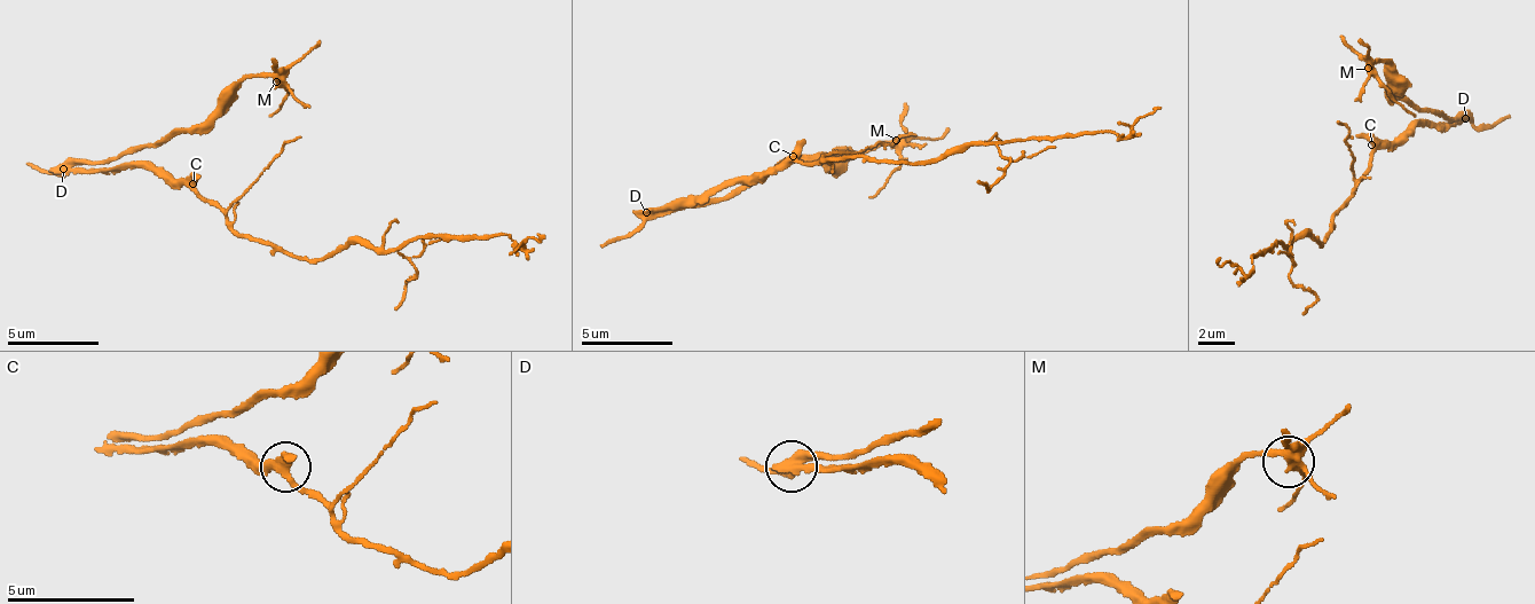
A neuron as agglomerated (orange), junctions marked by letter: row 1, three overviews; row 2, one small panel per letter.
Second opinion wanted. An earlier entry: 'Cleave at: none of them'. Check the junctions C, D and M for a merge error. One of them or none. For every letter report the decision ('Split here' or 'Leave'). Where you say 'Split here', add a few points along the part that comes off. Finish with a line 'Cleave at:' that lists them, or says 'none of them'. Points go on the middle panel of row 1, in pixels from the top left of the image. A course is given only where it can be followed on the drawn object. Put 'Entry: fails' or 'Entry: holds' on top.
Entry: holds
C: Leave
D: Leave
M: Leave
Cleave at: none of them

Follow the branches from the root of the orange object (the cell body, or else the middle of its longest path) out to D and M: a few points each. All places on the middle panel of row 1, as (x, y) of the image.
D: (803, 163), (795, 161), (761, 172), (753, 172), (726, 186), (717, 185), (684, 199), (670, 199), (647, 212)
M: (803, 163), (753, 172), (717, 185), (703, 198), (729, 199), (789, 162), (868, 153), (896, 140)

